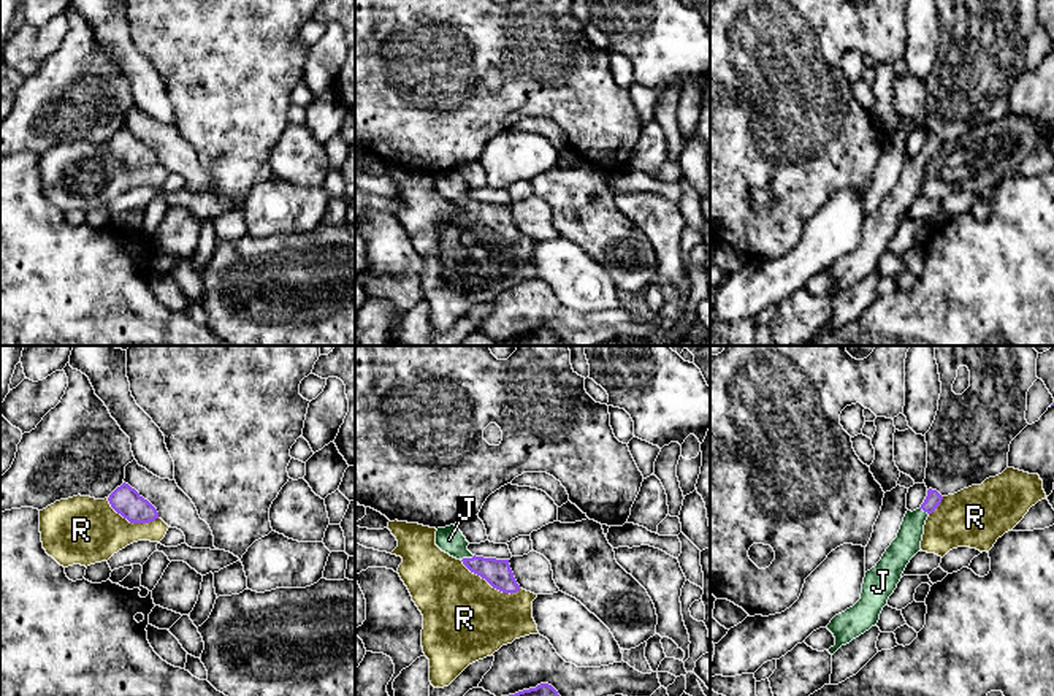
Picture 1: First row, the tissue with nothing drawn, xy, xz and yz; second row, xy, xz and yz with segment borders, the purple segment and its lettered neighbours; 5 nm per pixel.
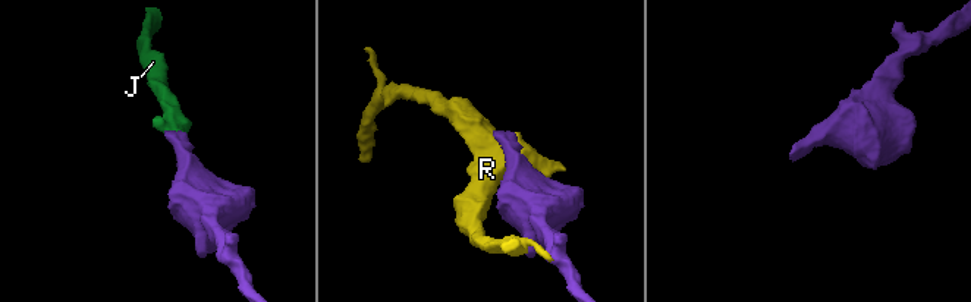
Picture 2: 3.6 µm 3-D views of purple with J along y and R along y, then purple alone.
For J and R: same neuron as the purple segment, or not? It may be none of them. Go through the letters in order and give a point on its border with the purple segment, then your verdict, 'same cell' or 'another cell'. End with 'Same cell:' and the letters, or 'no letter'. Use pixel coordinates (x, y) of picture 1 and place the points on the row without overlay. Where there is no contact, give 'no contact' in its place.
J: xz (468, 203) | same cell
R: xz (490, 229) | another cell
Same cell: J

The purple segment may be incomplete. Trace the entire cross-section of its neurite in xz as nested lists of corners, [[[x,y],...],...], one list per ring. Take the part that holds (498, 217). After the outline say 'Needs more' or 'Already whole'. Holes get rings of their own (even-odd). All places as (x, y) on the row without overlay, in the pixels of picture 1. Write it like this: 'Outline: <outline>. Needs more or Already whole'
Outline: [[[455,170],[437,173],[436,190],[450,201],[461,205],[471,217],[485,224],[493,233],[510,239],[520,235],[509,205],[472,200],[468,195],[469,187]]]. Needs more

